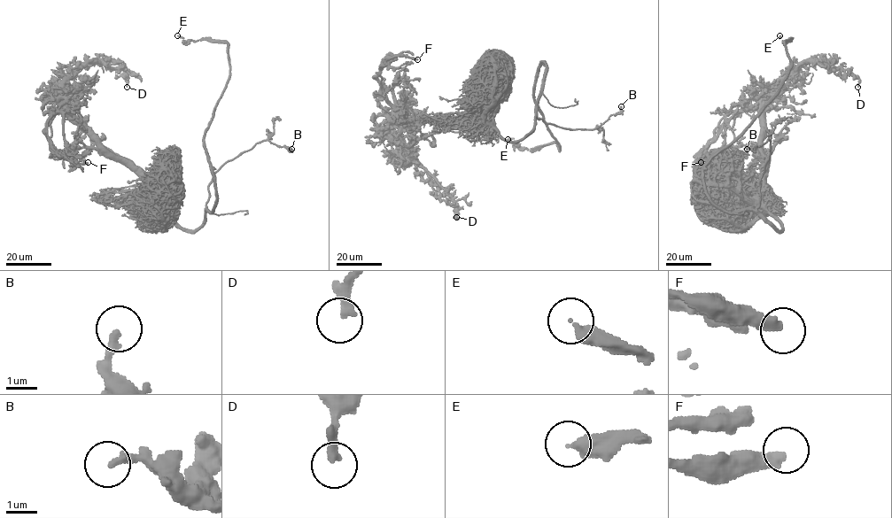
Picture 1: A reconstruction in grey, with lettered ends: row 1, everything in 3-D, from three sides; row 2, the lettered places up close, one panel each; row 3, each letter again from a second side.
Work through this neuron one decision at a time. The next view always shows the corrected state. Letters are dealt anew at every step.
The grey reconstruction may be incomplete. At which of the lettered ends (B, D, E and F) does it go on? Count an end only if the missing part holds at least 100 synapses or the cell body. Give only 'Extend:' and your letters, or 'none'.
Extend: E

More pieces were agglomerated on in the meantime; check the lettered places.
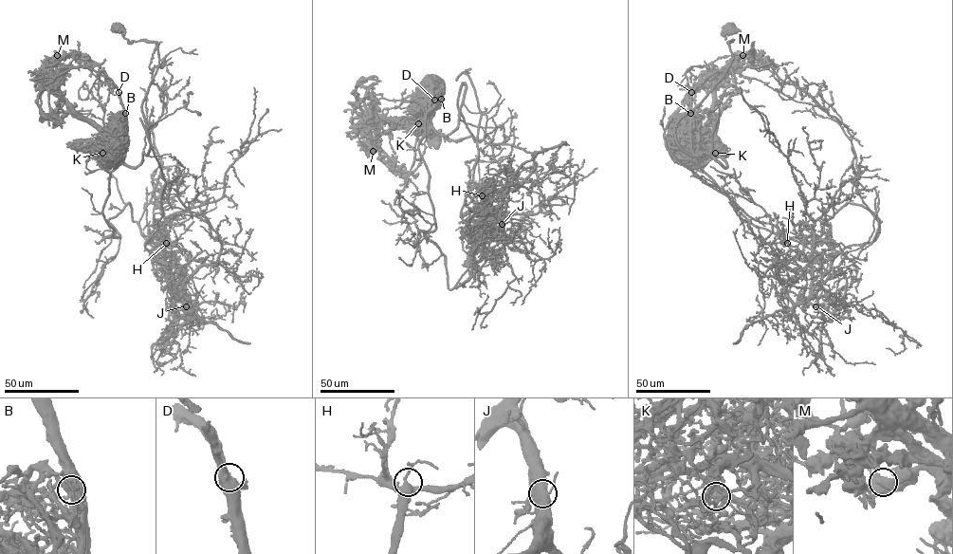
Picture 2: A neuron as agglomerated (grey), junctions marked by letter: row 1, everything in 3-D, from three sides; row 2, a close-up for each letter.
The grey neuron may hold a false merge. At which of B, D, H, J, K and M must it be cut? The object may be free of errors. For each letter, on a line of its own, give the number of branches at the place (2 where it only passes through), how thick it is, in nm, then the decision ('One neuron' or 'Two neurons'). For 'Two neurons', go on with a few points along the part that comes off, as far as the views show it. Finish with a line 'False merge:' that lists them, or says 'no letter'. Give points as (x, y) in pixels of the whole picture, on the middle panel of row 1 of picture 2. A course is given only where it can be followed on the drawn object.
B: Branches: 4. Thickness 650 nm. Two neurons. Course of the part to remove: (441, 99), (418, 146), (449, 288), (489, 191), (537, 179), (501, 169), (508, 107)
D: Branches: 3. Thickness 650 nm. One neuron
H: Branches: 4. Thickness 500 nm. One neuron
J: Branches: 3. Thickness 600 nm. One neuron
K: Branches: 4. Thickness 440 nm. One neuron
M: Branches: 3. Thickness 650 nm. One neuron
False merge: B

